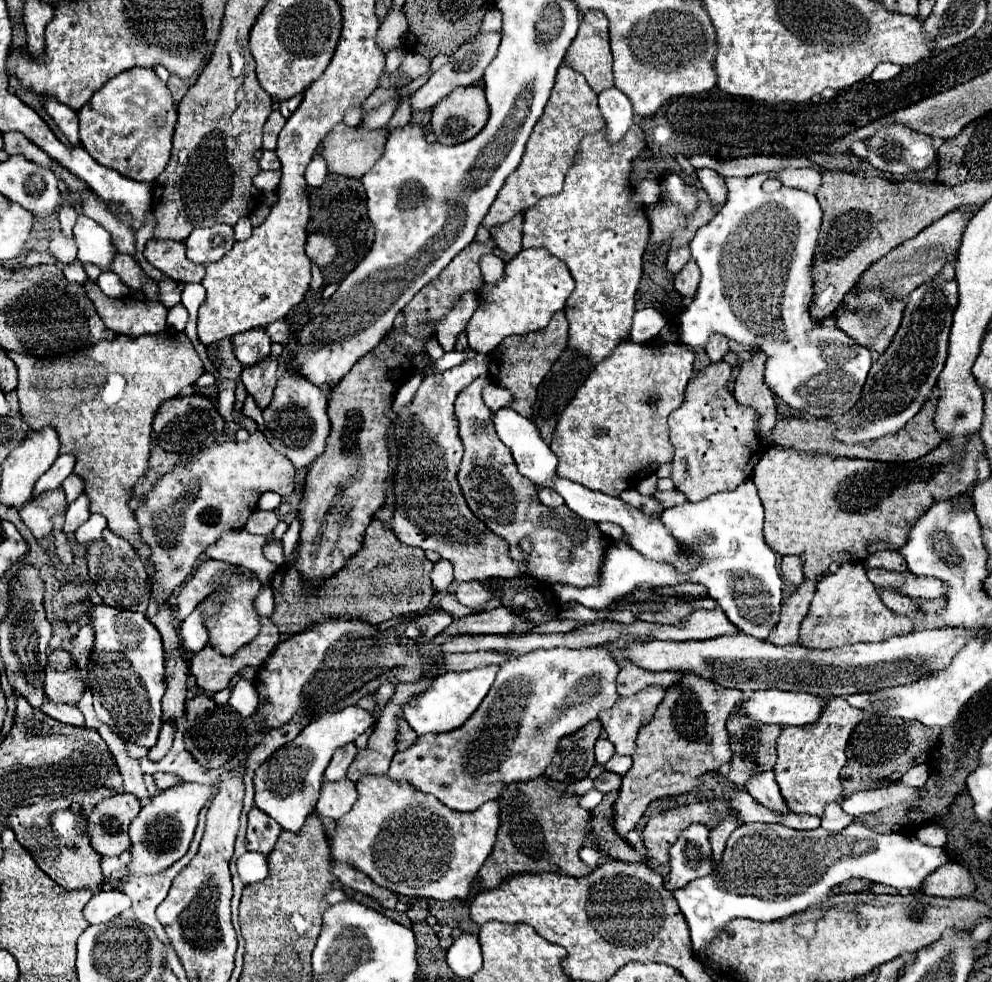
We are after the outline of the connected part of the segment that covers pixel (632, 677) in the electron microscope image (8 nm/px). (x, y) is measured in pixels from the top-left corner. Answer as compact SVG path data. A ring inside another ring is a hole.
M614 656L614 658L620 664L620 674L618 674L618 680L616 680L620 696L632 696L638 690L642 690L646 684L648 686L658 684L658 686L670 688L670 686L678 684L684 676L680 672L646 672L646 670L632 666L626 658L620 658L620 656Z

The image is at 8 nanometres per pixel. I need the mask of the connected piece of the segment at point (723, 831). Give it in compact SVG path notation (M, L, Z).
M726 818L724 822L720 822L714 830L710 830L710 844L712 844L712 860L714 864L722 858L722 850L724 844L728 840L728 836L732 834L732 830L738 826L736 818Z

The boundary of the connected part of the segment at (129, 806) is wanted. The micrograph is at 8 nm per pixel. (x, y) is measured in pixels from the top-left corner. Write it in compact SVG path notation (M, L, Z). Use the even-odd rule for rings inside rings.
M124 792L98 802L86 820L86 834L100 856L118 856L130 848L128 826L140 812L136 796Z

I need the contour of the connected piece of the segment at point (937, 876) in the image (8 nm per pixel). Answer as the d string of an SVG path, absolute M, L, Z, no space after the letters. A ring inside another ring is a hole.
M948 862L940 870L936 870L922 886L924 894L928 896L944 896L944 898L962 898L972 896L976 884L962 864Z

